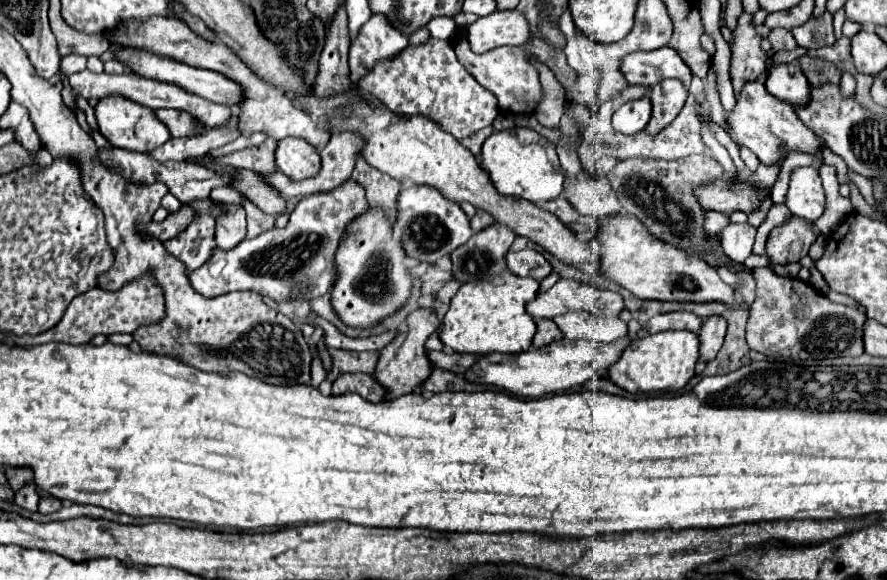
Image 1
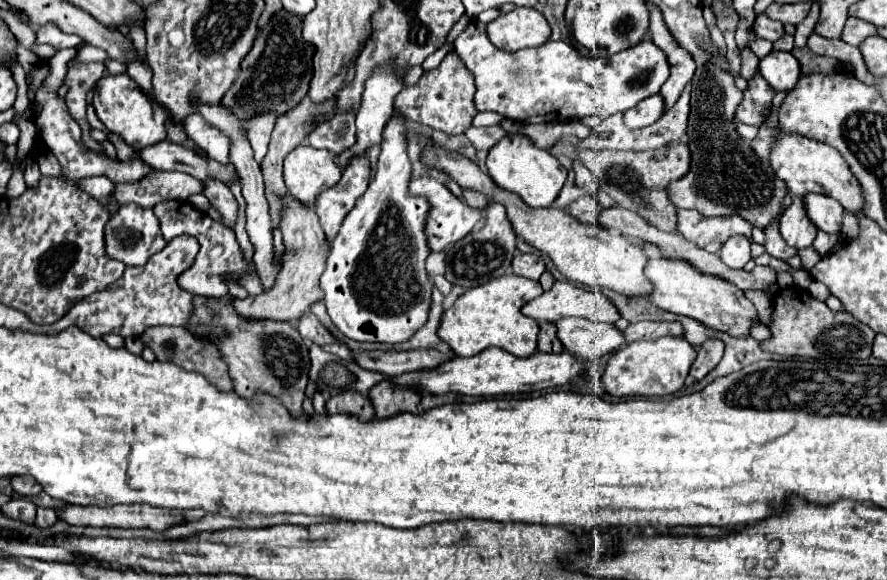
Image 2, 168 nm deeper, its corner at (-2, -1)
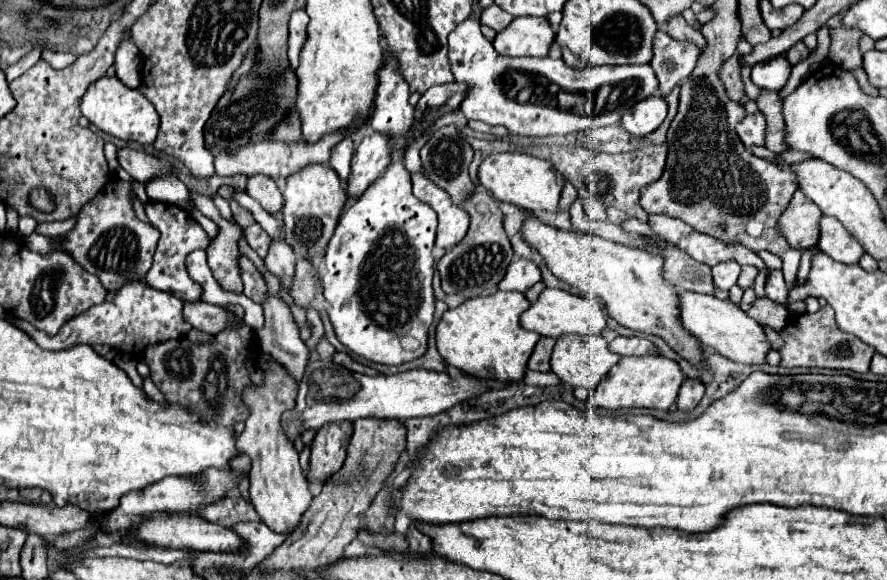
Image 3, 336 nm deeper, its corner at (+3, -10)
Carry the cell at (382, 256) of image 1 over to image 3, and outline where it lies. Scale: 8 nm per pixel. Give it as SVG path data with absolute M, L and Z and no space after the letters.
M386 58L378 70L376 108L370 126L392 140L394 162L370 184L356 204L342 214L324 256L326 272L322 278L324 296L330 302L328 316L338 340L354 354L386 366L400 366L424 356L436 302L432 290L436 212L416 200L410 188L410 172L402 166L404 136L414 122L414 108L408 98L410 88L400 68L396 68L396 60Z

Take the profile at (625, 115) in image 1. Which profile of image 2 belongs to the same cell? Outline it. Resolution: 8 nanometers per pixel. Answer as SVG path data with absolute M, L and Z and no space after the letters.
M653 95L653 97L649 97L649 99L643 99L641 103L637 103L637 107L625 111L625 113L623 113L623 123L625 123L627 127L641 129L641 127L653 125L663 113L665 113L663 97L661 97L661 95Z

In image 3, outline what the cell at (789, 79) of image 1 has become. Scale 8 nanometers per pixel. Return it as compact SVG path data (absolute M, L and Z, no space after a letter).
M776 56L772 60L766 60L766 62L760 62L752 68L752 82L758 86L758 88L764 88L764 90L782 90L784 84L788 82L790 78L790 62L784 58L784 56Z

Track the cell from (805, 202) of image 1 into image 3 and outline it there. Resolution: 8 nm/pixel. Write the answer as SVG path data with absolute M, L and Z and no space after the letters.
M822 216L820 220L820 240L818 248L842 264L858 264L864 254L862 244L848 234L840 220L832 216Z

